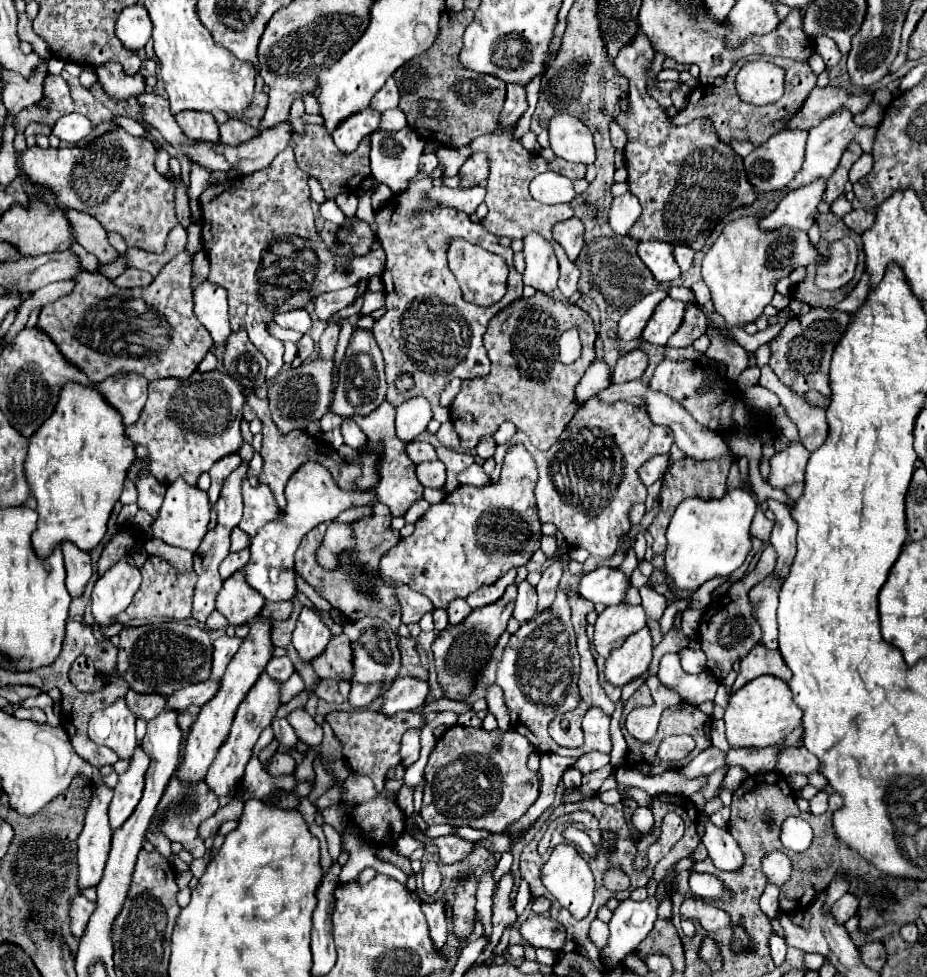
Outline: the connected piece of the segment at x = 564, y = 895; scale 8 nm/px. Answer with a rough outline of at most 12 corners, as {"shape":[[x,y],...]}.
{"shape":[[558,844],[542,868],[548,892],[576,920],[594,900],[588,862]]}

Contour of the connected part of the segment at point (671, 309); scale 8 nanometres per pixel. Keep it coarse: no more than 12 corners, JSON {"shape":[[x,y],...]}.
{"shape":[[664,298],[642,338],[666,346],[684,316],[684,302]]}

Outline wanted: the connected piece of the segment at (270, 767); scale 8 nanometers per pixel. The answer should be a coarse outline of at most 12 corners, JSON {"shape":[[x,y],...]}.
{"shape":[[274,752],[266,764],[270,776],[292,774],[296,762],[286,752]]}

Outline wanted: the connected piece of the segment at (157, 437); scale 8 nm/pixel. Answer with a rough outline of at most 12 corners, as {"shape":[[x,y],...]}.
{"shape":[[220,370],[148,384],[126,434],[158,482],[240,448],[242,388]]}

